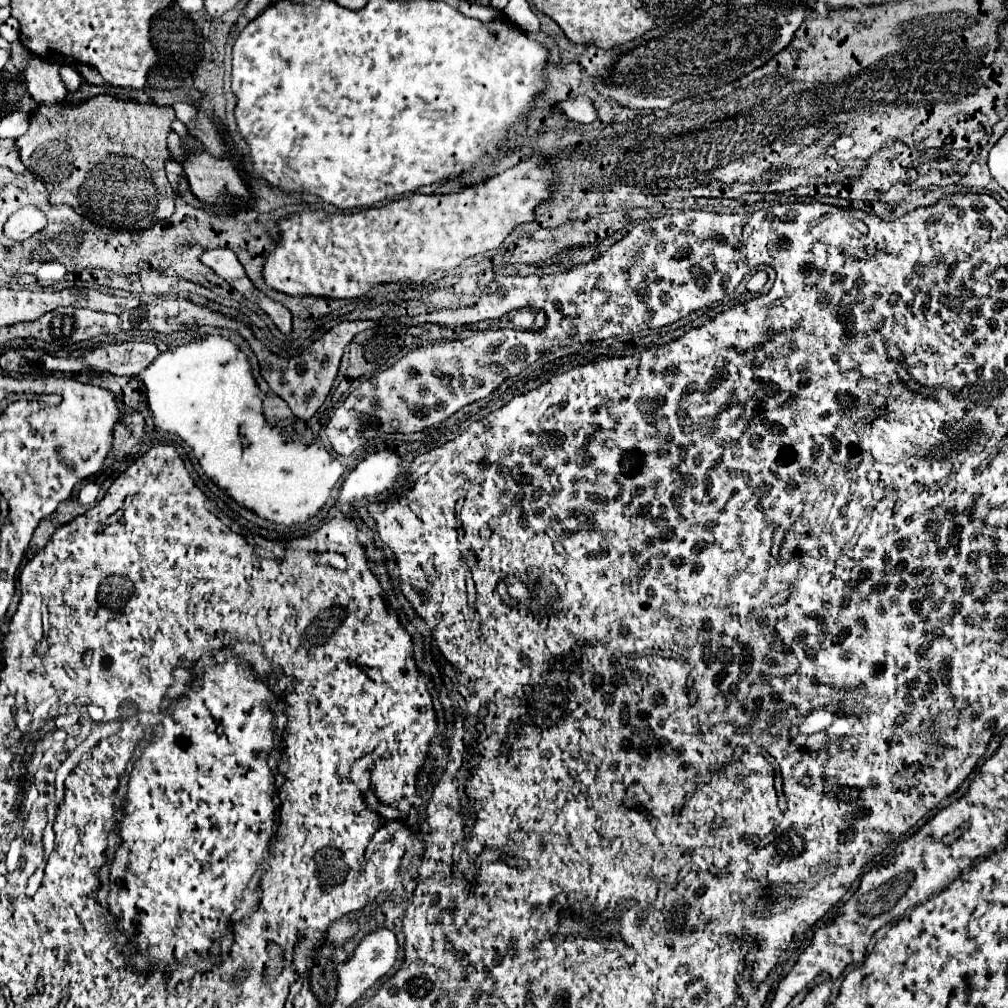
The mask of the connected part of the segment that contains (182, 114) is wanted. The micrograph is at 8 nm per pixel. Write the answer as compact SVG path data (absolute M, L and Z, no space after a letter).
M177 102L177 104L173 104L173 110L175 110L175 114L177 114L177 118L183 122L183 124L187 124L195 114L197 114L197 110L195 110L195 106L191 106L191 104L183 104L183 102Z

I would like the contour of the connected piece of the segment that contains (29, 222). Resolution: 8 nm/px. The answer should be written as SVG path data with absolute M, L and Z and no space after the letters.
M23 206L19 208L5 224L5 236L13 240L27 240L35 232L43 230L47 226L47 216L37 206Z

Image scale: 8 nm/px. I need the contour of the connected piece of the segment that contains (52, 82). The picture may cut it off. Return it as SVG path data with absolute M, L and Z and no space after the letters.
M27 52L25 80L29 94L39 100L39 104L57 104L67 96L67 86L59 74L59 64L41 60L41 56L37 58L33 52Z

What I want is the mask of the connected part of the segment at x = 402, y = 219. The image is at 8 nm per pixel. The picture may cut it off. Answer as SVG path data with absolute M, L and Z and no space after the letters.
M533 156L497 176L487 178L477 186L469 186L445 196L411 194L393 200L379 208L369 208L357 214L325 214L325 212L299 212L279 222L281 242L275 252L265 260L263 276L265 284L273 290L291 296L325 296L325 298L357 298L371 286L381 282L411 280L425 282L429 274L437 270L453 270L465 258L497 248L517 224L535 220L533 212L541 200L549 200L549 184L553 180L551 170L541 170L541 156Z

